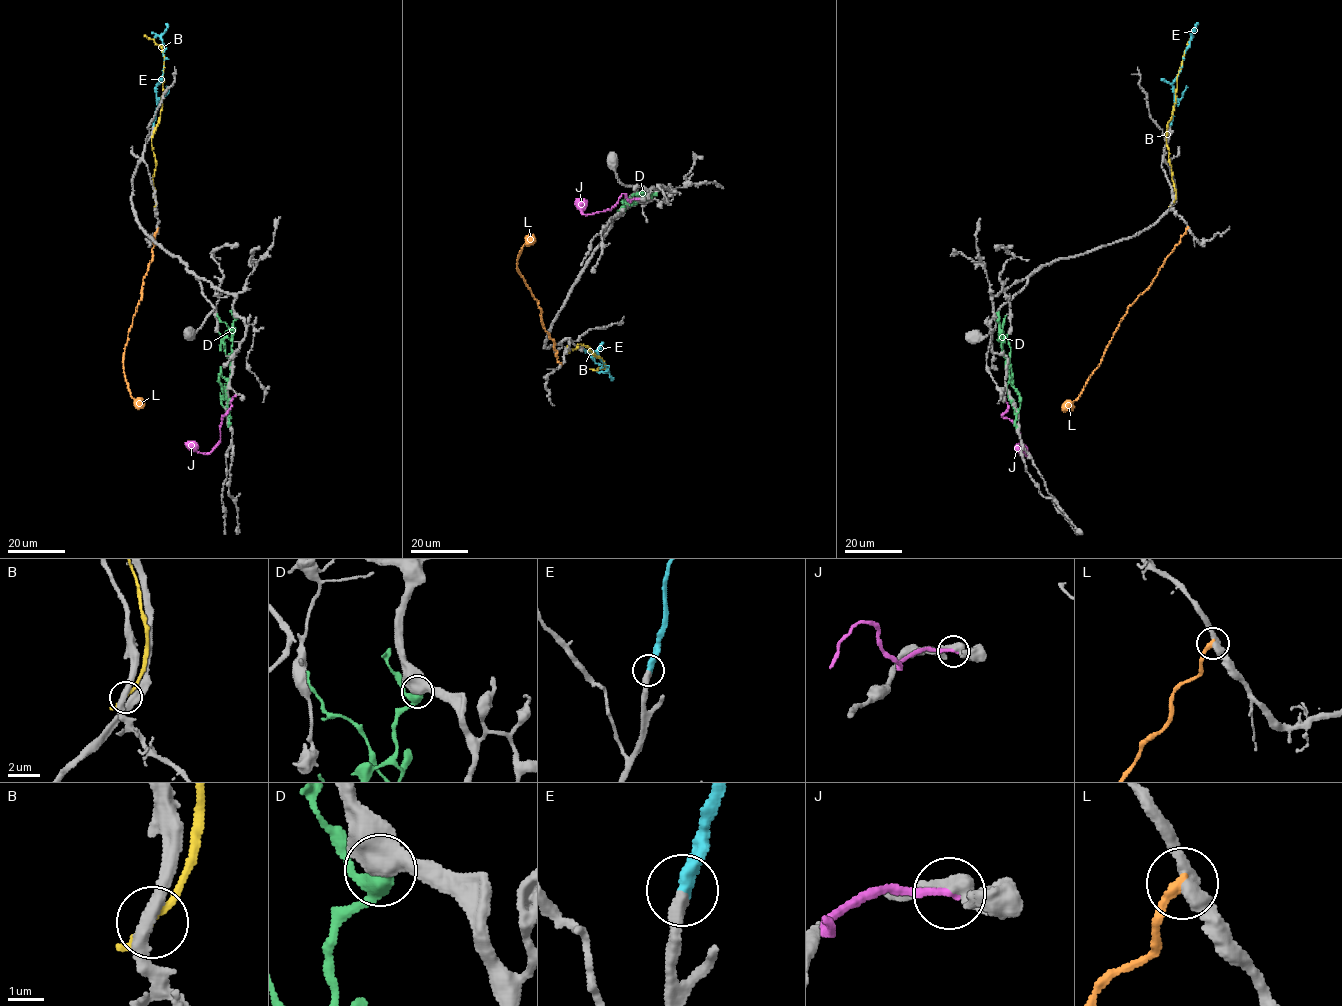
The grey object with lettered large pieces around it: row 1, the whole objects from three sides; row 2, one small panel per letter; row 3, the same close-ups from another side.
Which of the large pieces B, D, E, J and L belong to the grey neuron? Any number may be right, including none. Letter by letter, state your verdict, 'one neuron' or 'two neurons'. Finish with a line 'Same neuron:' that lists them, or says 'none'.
B: two neurons
D: two neurons
E: one neuron
J: two neurons
L: two neurons
Same neuron: E

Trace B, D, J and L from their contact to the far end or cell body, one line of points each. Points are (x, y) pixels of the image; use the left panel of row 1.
B: (155, 204), (152, 136), (162, 109), (164, 56), (162, 47), (144, 35)
D: (236, 317), (232, 322), (230, 379), (225, 391), (228, 412), (221, 403), (220, 374)
J: (238, 394), (222, 416), (220, 441), (211, 451), (197, 452), (188, 443)
L: (157, 228), (152, 258), (143, 281), (142, 296), (128, 331), (122, 362), (130, 395), (143, 406)

